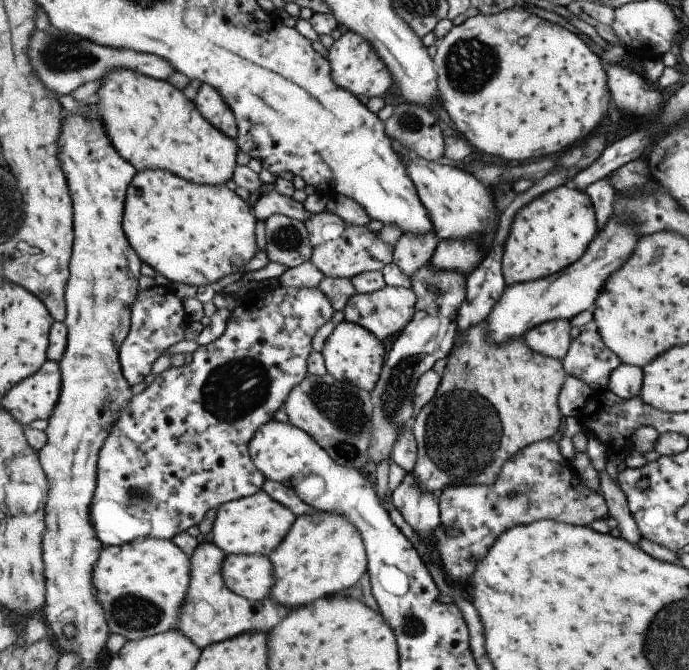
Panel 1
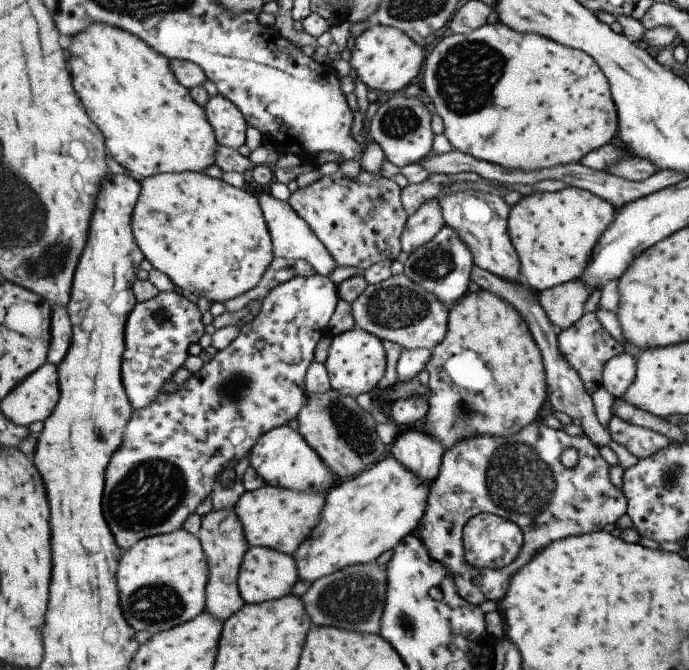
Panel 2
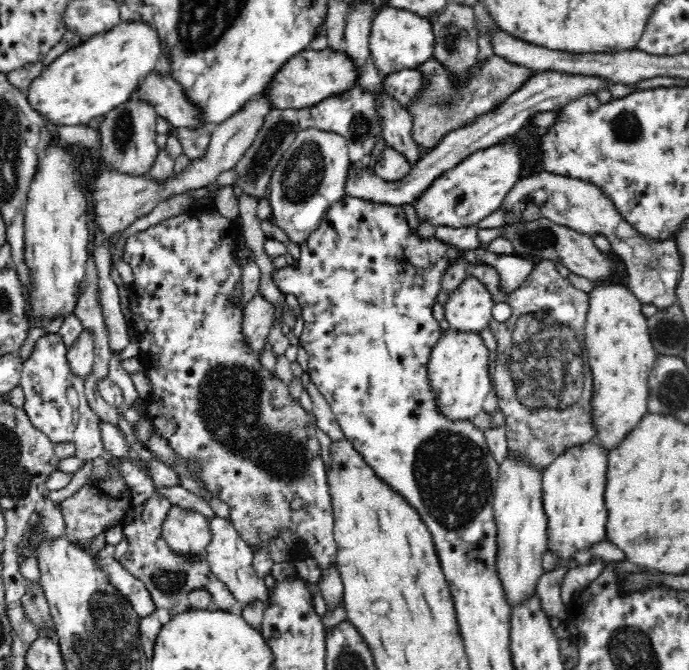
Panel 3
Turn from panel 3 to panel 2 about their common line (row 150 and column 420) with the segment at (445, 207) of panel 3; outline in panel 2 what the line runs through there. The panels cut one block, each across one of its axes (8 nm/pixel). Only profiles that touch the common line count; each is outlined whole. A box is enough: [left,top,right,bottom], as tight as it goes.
[296,454,432,583]

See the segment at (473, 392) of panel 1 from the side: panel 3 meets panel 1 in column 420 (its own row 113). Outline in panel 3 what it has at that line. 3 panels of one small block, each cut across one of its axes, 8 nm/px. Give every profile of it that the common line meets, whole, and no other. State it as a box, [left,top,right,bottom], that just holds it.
[408,55,538,151]

